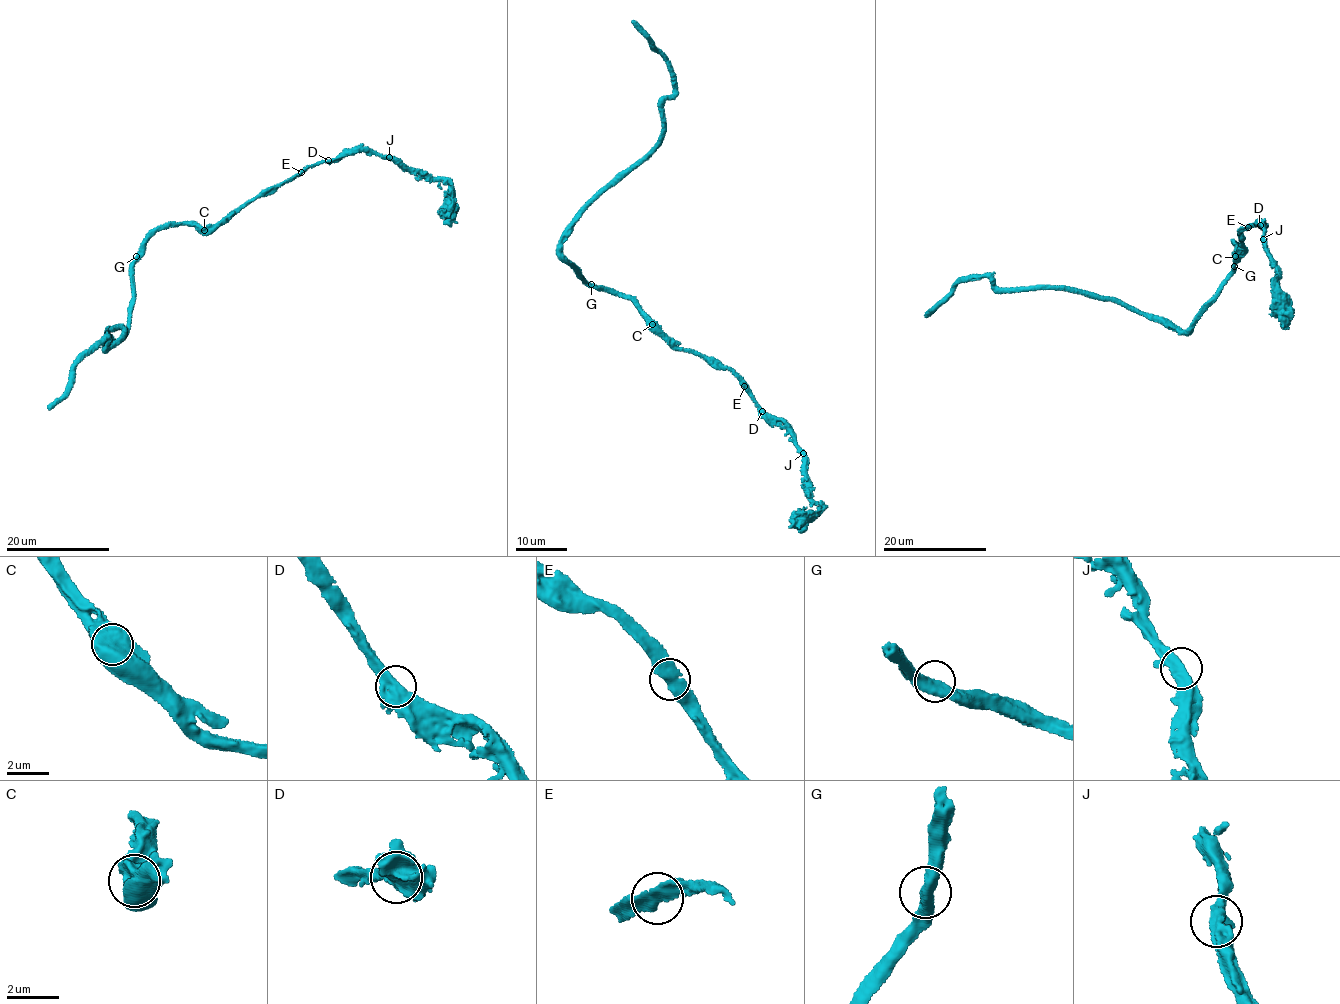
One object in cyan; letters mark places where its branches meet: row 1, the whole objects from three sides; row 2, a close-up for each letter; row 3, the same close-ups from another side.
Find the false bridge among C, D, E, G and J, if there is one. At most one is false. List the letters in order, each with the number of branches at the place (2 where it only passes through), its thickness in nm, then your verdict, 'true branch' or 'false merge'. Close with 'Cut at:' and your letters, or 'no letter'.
C: 2 branches meet; 800 nm thick; true branch
D: 3 branches meet; 400 nm thick; true branch
E: 2 branches meet; 480 nm thick; true branch
G: 2 branches meet; 500 nm thick; true branch
J: 2 branches meet; 480 nm thick; true branch
Cut at: no letter

